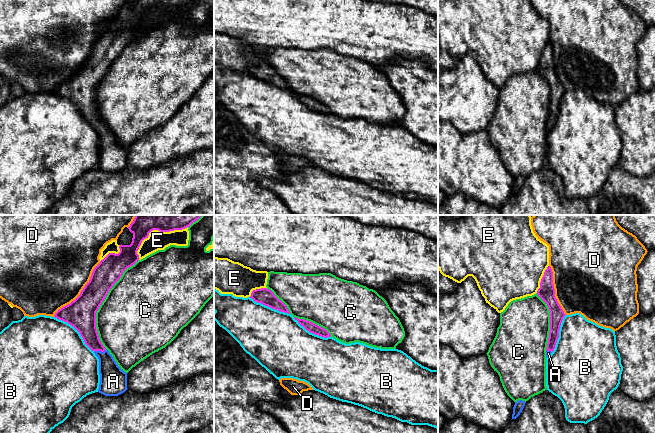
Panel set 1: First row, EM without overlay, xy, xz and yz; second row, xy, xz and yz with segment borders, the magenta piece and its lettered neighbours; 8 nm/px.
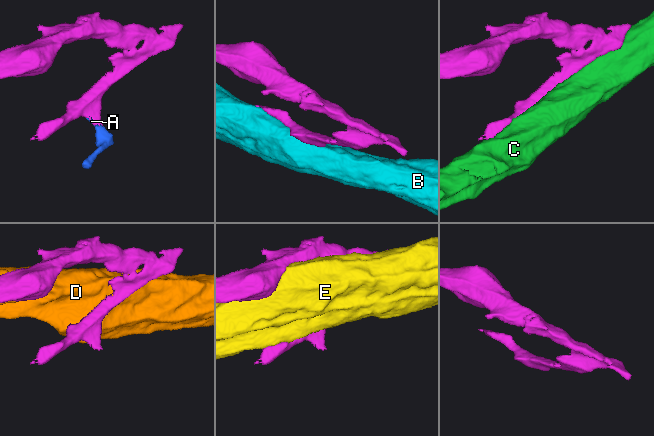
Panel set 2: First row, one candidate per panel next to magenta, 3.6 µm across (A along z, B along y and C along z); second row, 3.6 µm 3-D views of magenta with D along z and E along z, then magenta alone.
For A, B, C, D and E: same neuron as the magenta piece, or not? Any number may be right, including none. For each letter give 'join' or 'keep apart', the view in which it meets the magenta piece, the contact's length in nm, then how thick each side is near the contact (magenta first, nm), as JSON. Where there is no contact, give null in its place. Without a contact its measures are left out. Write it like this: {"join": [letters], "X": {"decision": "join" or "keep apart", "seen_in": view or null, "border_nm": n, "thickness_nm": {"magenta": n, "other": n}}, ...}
{"join": ["A"], "A": {"decision": "join", "seen_in": "xy", "border_nm": 100, "thickness_nm": {"magenta": 180, "other": 200}}, "B": {"decision": "keep apart", "seen_in": "xy", "border_nm": 440, "thickness_nm": {"magenta": 240, "other": 500}}, "C": {"decision": "keep apart", "seen_in": "xy", "border_nm": 750, "thickness_nm": {"magenta": 240, "other": 500}}, "D": {"decision": "keep apart", "seen_in": "xy", "border_nm": 600, "thickness_nm": {"magenta": 240, "other": 500}}, "E": {"decision": "keep apart", "seen_in": "xy", "border_nm": 480, "thickness_nm": {"magenta": 130, "other": 150}}}

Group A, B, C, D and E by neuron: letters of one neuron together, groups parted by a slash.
A / B / C / D / E

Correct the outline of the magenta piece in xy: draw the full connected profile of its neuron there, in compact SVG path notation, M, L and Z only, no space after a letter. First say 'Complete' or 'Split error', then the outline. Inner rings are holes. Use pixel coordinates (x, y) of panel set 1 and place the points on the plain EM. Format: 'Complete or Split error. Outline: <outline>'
Split error. Outline: M130 0L117 15L120 28L109 29L94 44L89 58L70 80L59 85L54 93L73 102L85 120L99 135L100 160L98 168L105 172L118 172L127 164L127 149L116 139L103 122L96 104L96 88L109 66L123 48L139 36L137 27L142 17L153 6L170 8L182 6L191 0Z

